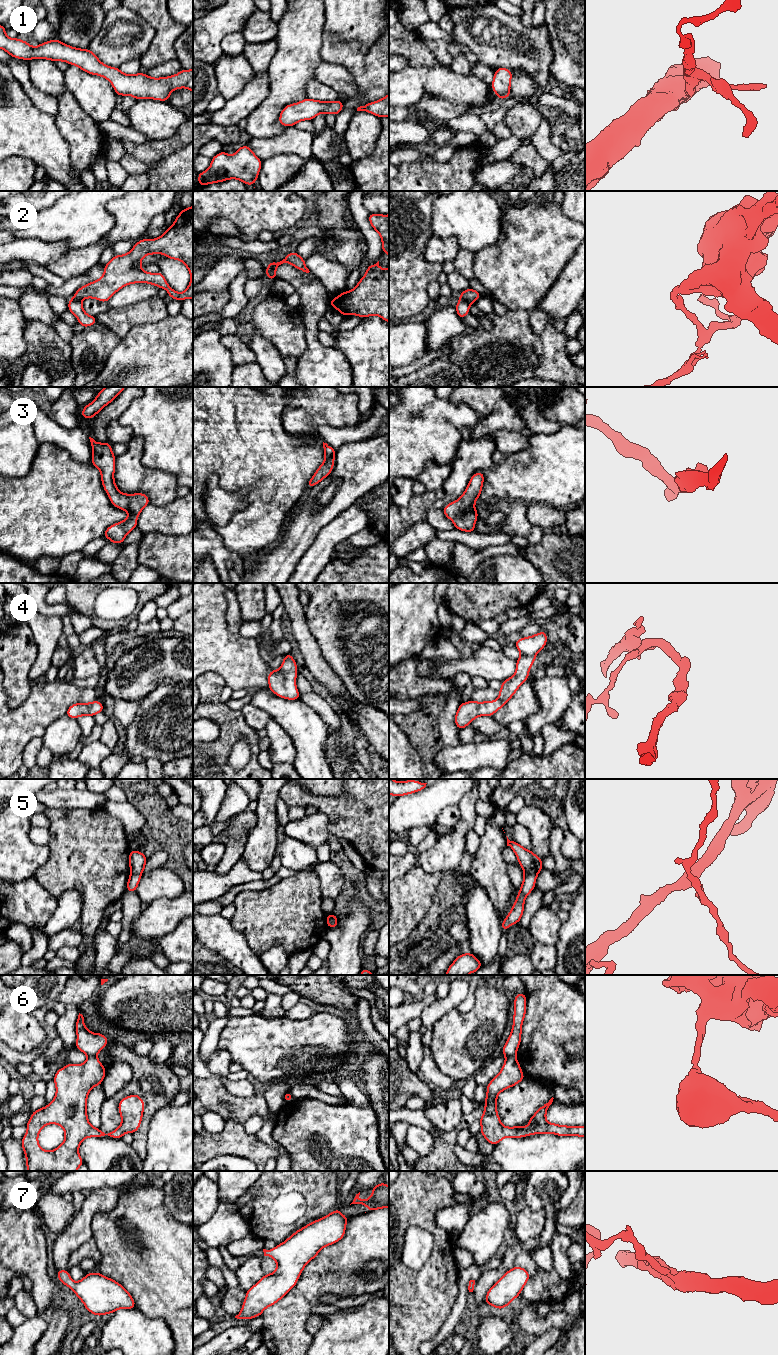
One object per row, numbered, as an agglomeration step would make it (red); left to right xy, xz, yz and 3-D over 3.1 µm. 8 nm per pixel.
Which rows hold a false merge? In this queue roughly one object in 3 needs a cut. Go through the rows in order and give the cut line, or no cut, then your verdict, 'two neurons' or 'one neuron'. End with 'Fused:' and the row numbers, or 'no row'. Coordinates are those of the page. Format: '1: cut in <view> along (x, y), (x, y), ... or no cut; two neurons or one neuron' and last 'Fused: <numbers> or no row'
1: no cut; one neuron
2: cut in yz along (460, 297), (470, 303); two neurons
3: no cut; one neuron
4: no cut; one neuron
5: cut in xz along (337, 918), (333, 918), (328, 927); two neurons
6: cut in yz along (515, 1055), (506, 1057); two neurons
7: no cut; one neuron
Fused: 2, 5, 6

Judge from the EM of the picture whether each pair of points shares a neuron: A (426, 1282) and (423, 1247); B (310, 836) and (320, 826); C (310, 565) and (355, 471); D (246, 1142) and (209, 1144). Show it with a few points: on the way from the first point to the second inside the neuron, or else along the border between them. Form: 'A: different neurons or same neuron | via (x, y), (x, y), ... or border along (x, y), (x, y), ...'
A: different neurons | border along (434, 1241), (422, 1267), (410, 1269), (402, 1263)
B: same neuron | via (312, 834), (318, 828)
C: different neurons | border along (349, 506), (332, 519), (315, 538)
D: same neuron | via (237, 1142), (218, 1144)

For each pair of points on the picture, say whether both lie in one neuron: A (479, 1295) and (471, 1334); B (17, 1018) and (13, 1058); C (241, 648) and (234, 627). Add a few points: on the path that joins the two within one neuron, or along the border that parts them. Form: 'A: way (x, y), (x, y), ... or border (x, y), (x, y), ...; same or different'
A: border (472, 1292), (474, 1301), (479, 1306), (485, 1303); different
B: border (37, 1046), (28, 1052), (19, 1052), (10, 1048); different
C: border (225, 613), (228, 630), (232, 633), (238, 633); different

